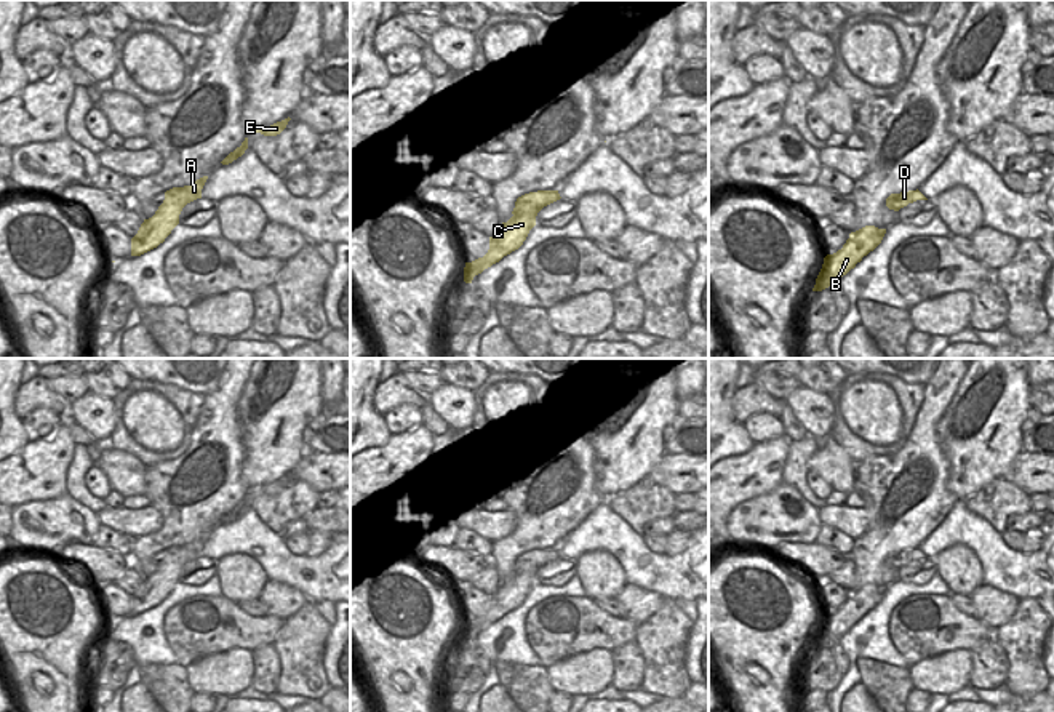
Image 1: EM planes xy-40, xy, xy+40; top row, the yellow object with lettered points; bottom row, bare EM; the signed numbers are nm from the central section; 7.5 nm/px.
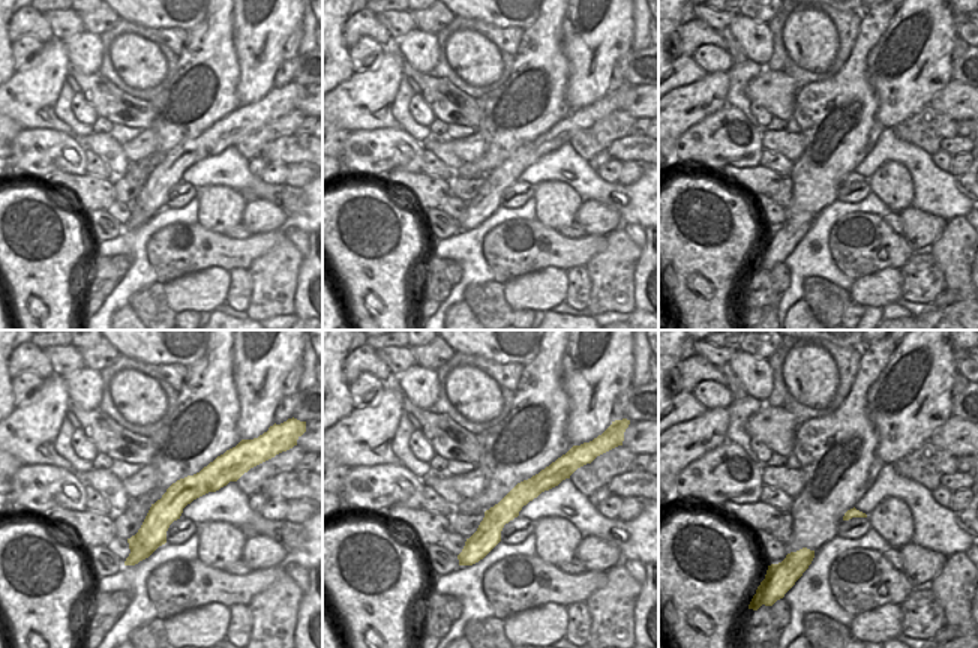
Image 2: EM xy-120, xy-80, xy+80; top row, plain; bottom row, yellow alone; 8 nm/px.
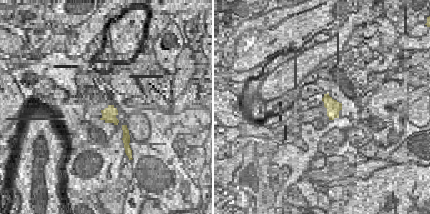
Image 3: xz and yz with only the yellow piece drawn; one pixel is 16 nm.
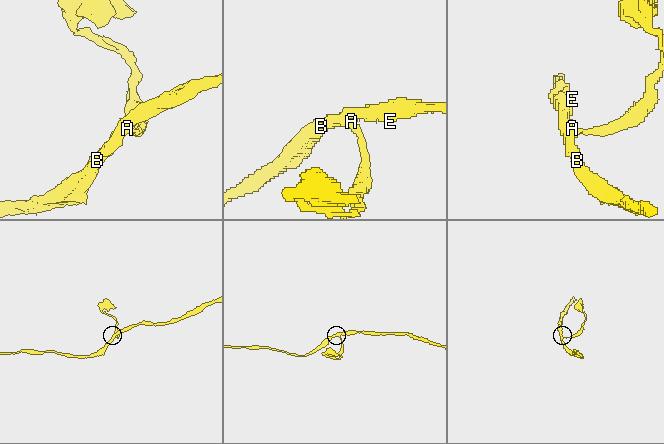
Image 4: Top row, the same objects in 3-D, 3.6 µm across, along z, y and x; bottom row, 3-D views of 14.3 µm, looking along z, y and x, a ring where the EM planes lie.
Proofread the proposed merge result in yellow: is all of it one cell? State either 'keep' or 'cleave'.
cleave

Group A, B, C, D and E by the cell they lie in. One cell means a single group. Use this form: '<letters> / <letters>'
A B C E / D

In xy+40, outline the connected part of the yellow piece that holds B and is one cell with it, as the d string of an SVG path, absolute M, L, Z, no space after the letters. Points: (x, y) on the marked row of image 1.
M865 226L856 232L851 232L841 250L824 258L824 264L812 291L836 286L843 275L854 269L864 256L881 243L884 234L886 229L878 229L875 226Z

